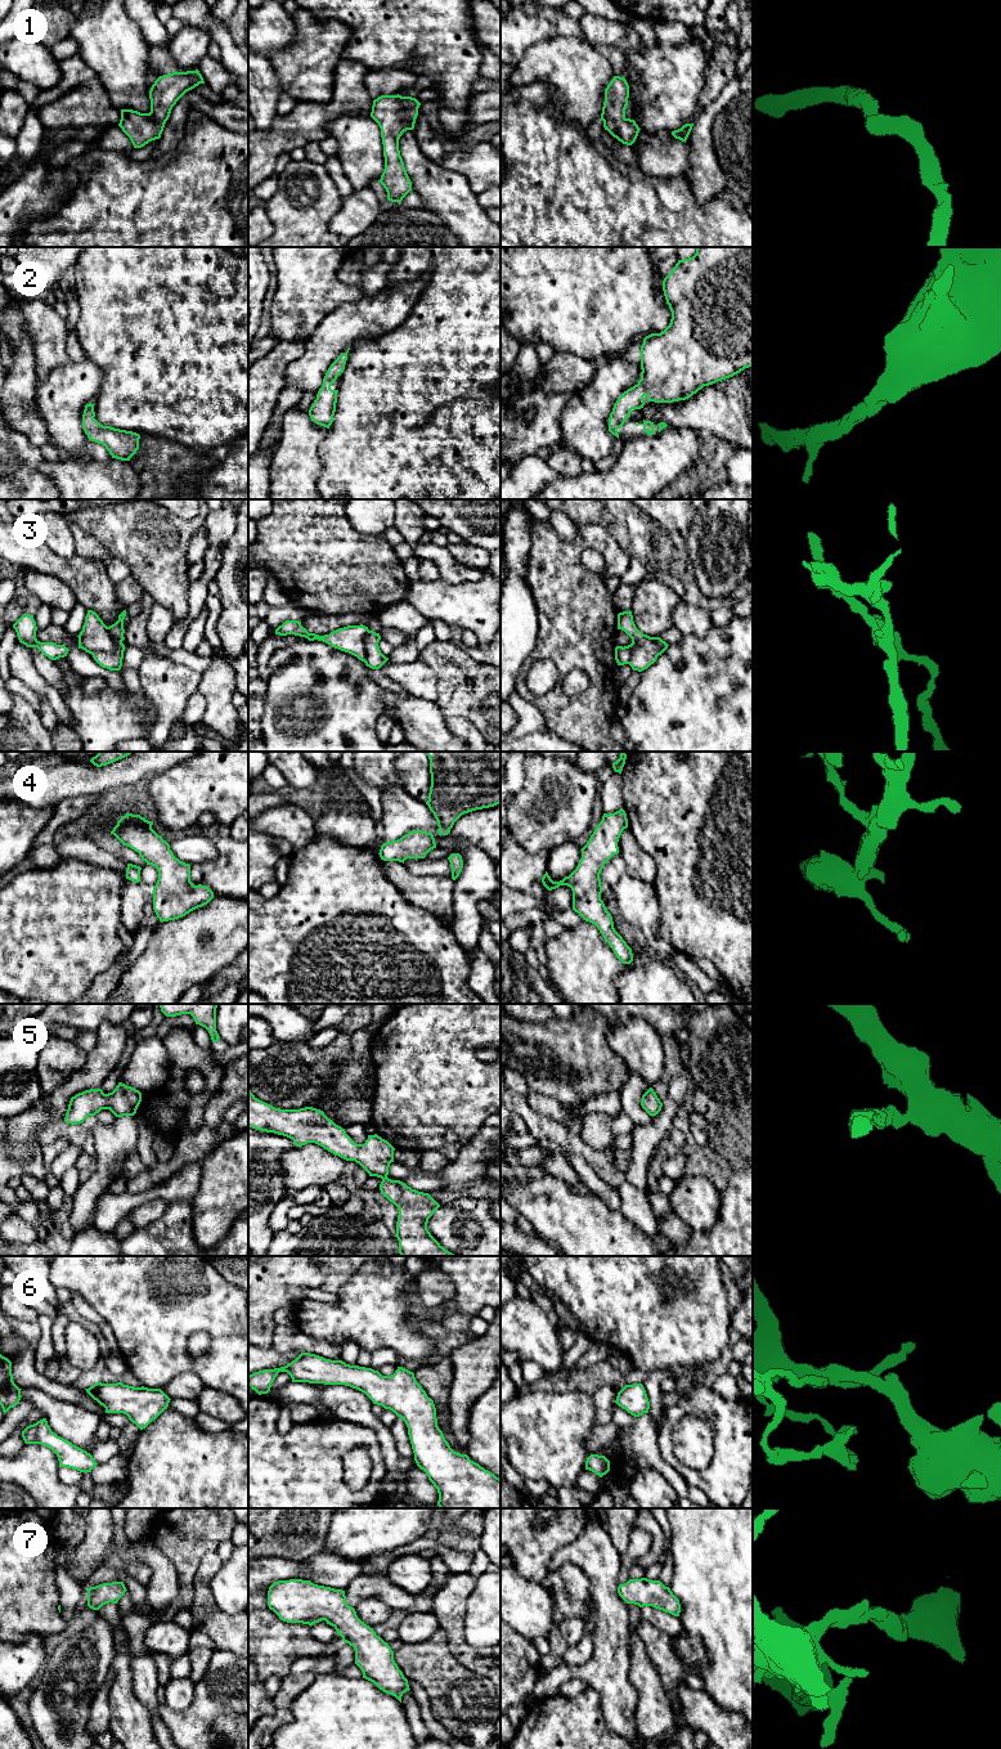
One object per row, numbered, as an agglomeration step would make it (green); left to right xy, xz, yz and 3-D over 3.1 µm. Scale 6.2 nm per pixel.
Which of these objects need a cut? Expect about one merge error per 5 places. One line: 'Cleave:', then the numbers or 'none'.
Cleave: 3

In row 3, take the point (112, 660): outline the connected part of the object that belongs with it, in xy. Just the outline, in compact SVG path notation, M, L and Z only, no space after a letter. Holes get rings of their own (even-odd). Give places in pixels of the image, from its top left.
M124 610L120 615L118 615L118 620L109 625L109 633L113 637L115 642L116 642L116 647L113 651L98 651L91 654L94 660L103 668L107 668L109 671L120 671L122 667L122 659L124 659L124 651L125 651L125 645L122 643L122 641L125 640L124 633L124 619L126 616L126 610Z

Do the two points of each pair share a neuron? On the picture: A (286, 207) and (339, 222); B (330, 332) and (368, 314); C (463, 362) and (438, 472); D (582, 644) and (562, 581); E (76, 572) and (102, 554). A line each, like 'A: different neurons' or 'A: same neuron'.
A: different neurons
B: same neuron
C: same neuron
D: same neuron
E: different neurons

